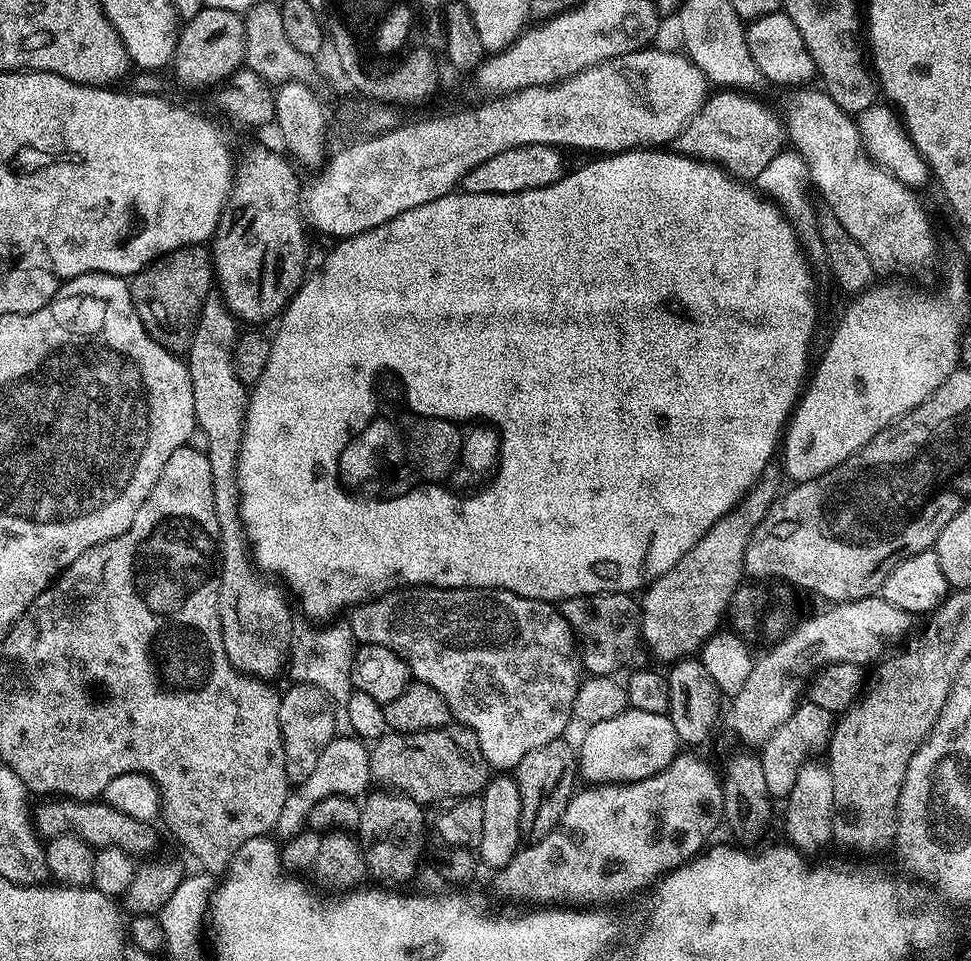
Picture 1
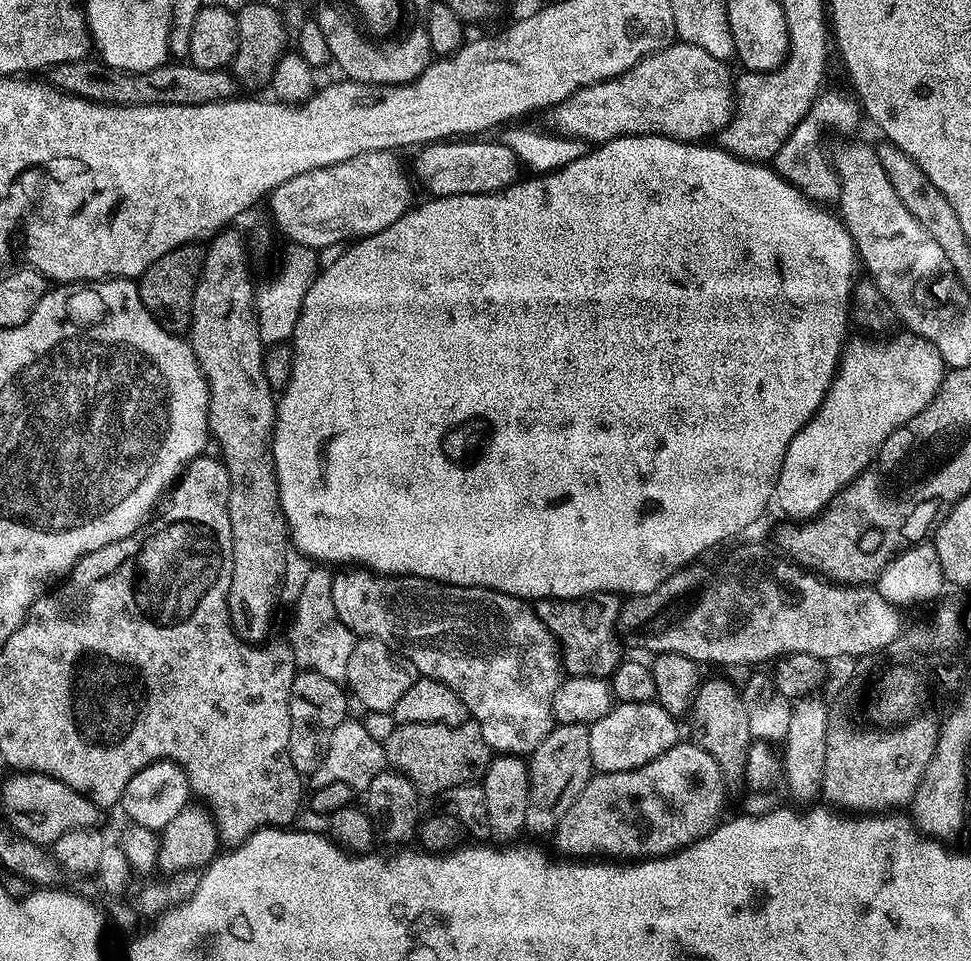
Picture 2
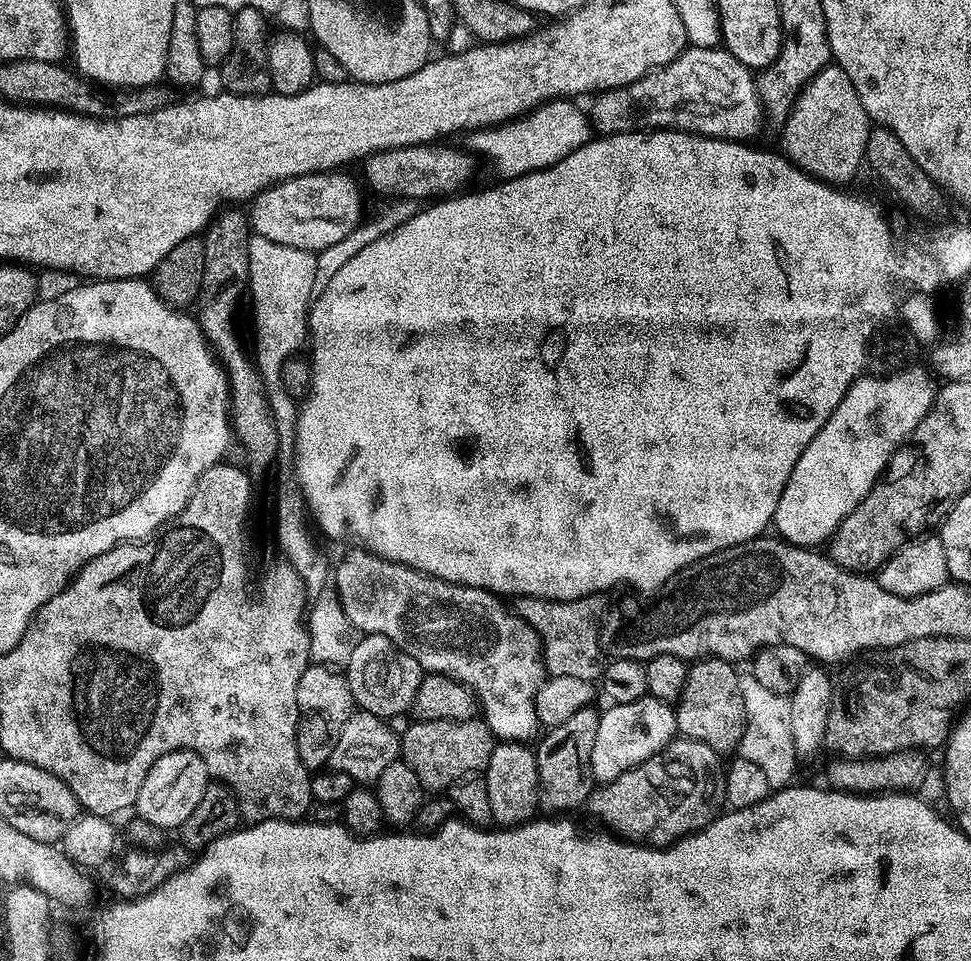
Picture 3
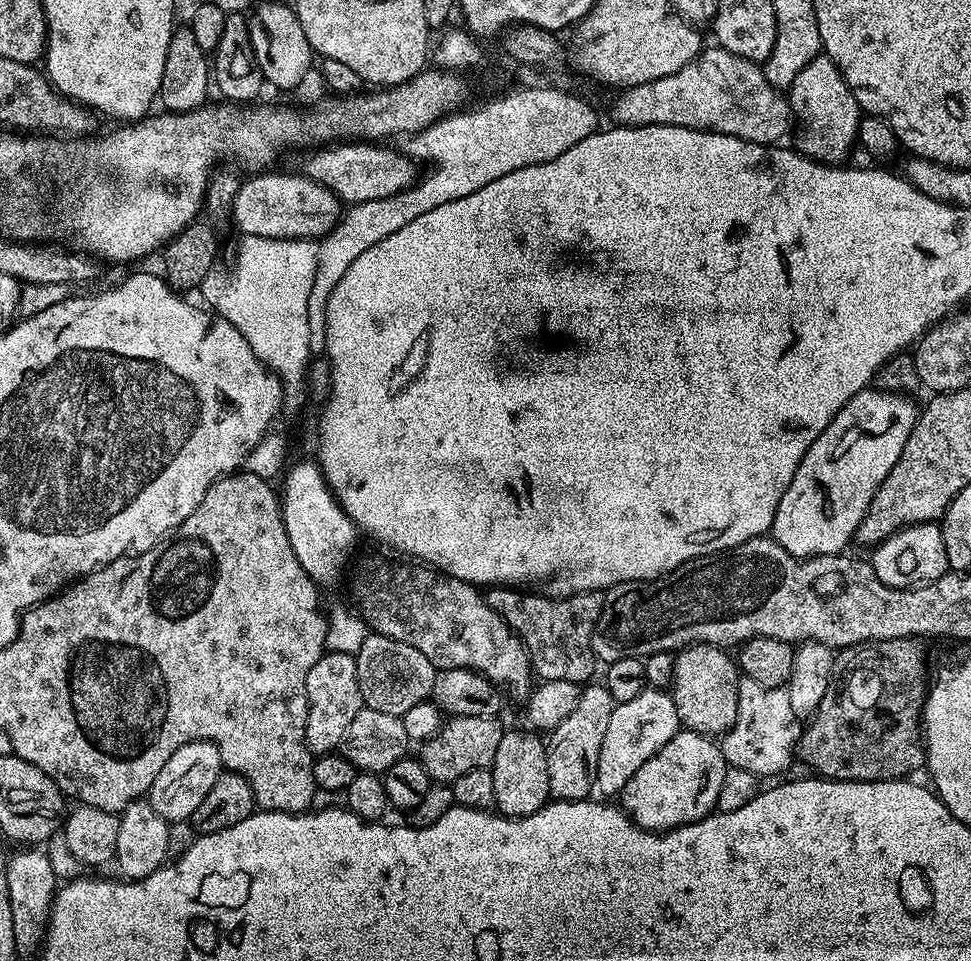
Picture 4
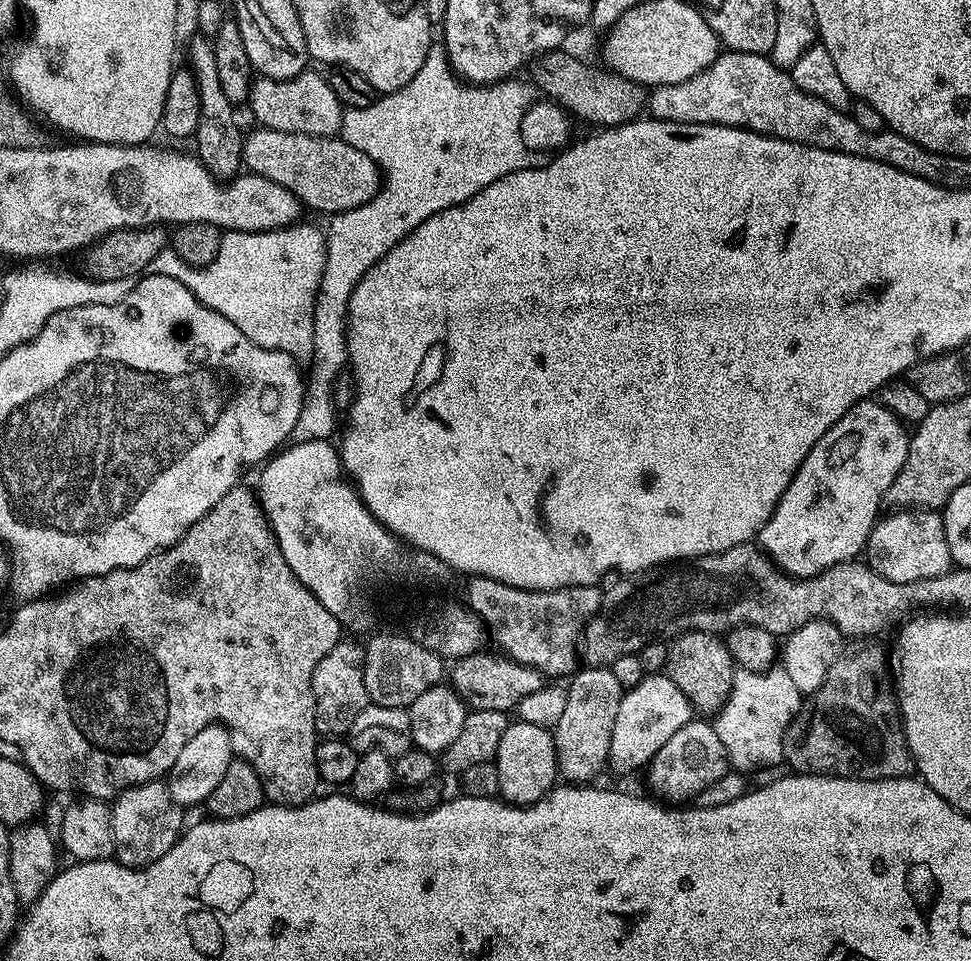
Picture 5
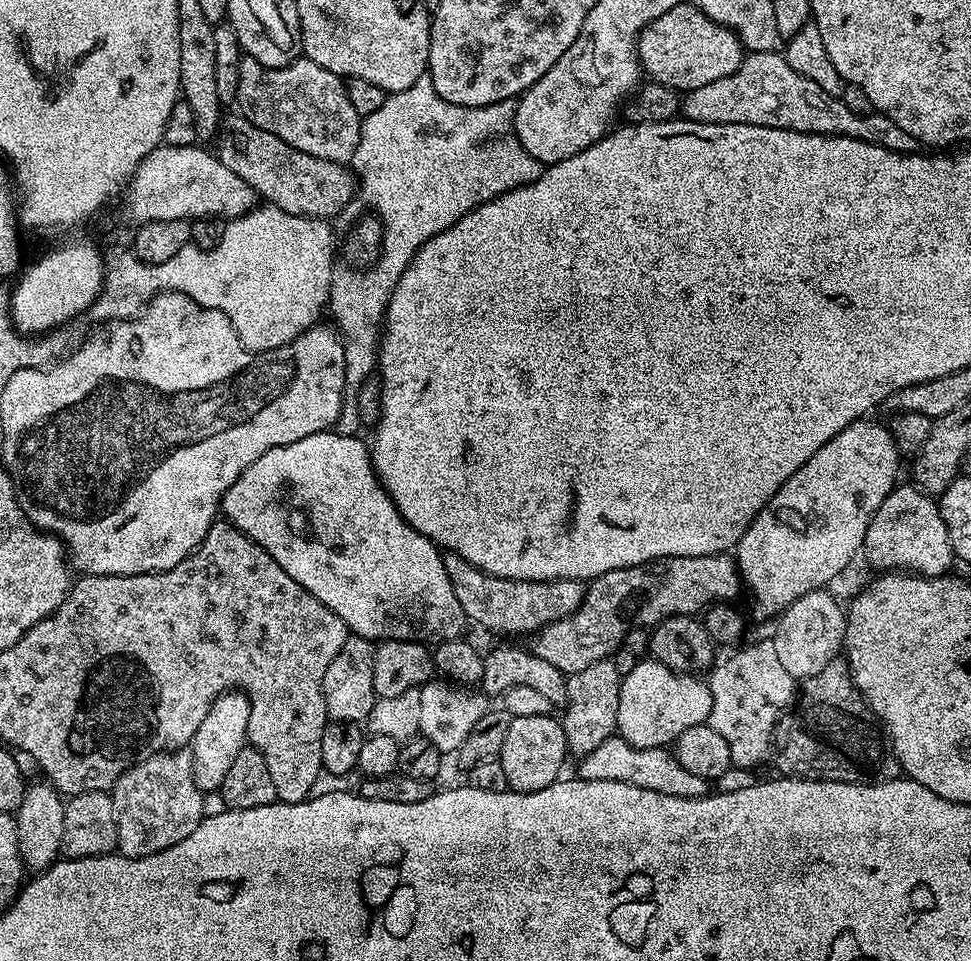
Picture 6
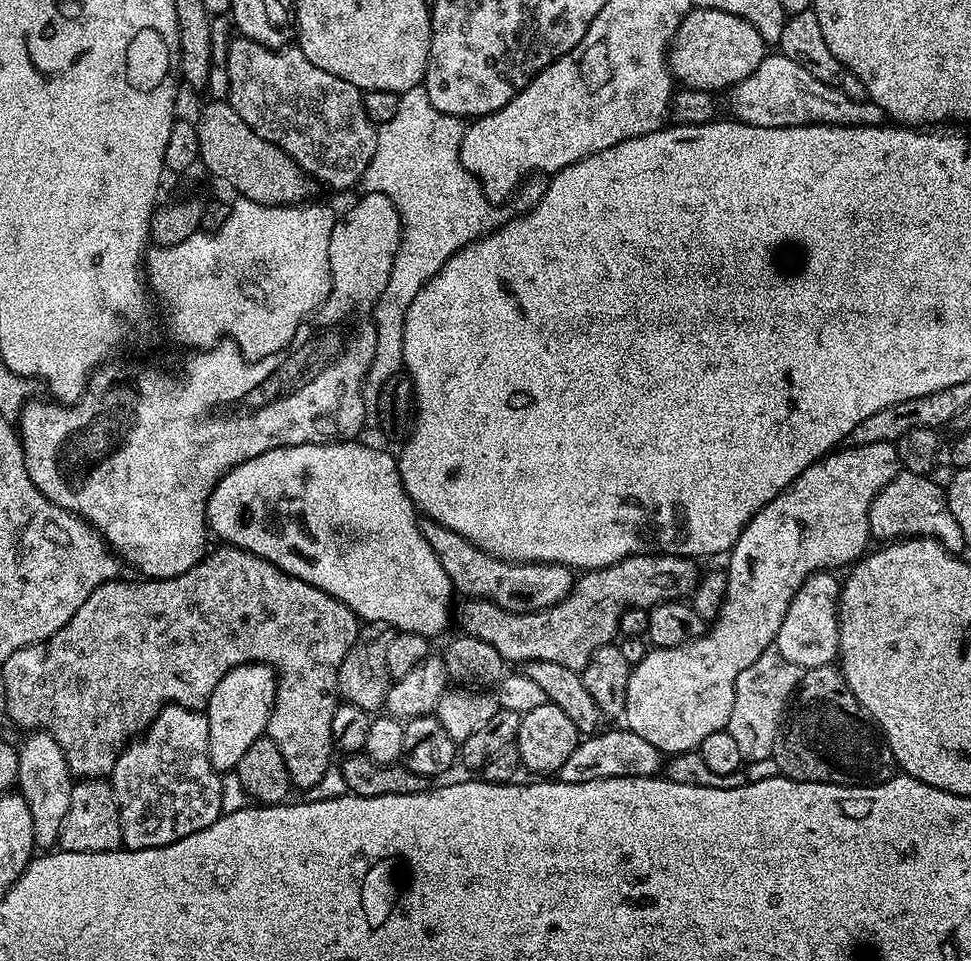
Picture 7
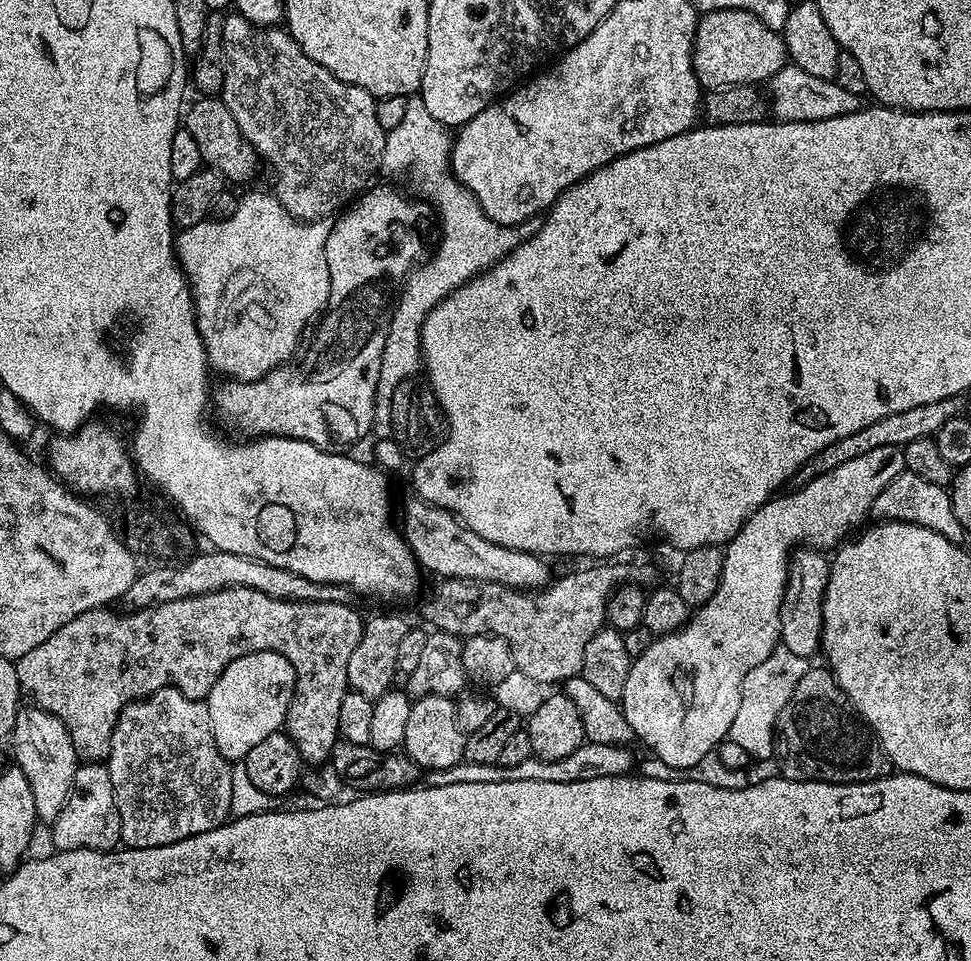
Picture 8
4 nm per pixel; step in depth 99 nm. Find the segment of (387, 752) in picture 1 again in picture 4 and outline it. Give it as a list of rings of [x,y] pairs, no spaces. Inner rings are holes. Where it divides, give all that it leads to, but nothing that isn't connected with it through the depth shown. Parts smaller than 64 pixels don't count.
[[[453,716],[428,740],[419,745],[418,759],[429,781],[451,785],[469,770],[491,768],[498,742],[502,742],[506,728],[495,716]]]

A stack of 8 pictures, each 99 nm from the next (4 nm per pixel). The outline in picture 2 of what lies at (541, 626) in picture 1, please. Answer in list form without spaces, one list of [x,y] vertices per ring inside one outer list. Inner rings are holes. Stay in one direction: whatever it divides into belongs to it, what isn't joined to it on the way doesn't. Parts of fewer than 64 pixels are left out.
[[[367,570],[337,571],[333,582],[333,598],[338,616],[357,637],[386,642],[386,646],[390,646],[395,652],[401,652],[407,660],[412,661],[412,665],[420,676],[429,676],[431,680],[437,680],[450,686],[450,690],[454,690],[454,694],[458,694],[458,698],[462,698],[469,717],[475,720],[477,726],[480,727],[482,738],[486,738],[493,753],[527,757],[552,733],[554,727],[552,703],[562,683],[562,649],[557,644],[554,633],[544,625],[542,618],[538,618],[535,607],[529,601],[519,600],[510,594],[496,592],[493,588],[467,588],[453,584],[440,584],[437,580],[427,580],[417,576],[382,576]]]

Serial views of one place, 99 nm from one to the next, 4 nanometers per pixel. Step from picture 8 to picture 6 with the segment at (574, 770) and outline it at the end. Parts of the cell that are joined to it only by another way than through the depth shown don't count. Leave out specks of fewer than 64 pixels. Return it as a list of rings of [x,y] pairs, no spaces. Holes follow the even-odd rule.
[[[619,734],[606,738],[602,746],[594,746],[590,754],[579,757],[575,775],[581,780],[590,782],[626,782],[630,786],[642,786],[642,790],[658,790],[658,794],[670,794],[674,798],[702,798],[709,795],[710,781],[702,778],[698,774],[690,774],[686,766],[682,766],[680,761],[667,747],[662,748],[635,748],[630,742],[623,740]]]

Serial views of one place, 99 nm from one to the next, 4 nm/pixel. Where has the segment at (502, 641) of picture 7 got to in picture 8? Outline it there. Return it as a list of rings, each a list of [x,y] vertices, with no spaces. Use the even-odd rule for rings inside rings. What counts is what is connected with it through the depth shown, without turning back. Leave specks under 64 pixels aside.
[[[620,562],[593,563],[596,564],[593,568],[572,572],[561,580],[560,577],[553,579],[547,588],[535,594],[529,594],[519,588],[508,588],[506,585],[495,584],[489,580],[481,582],[444,578],[436,582],[440,584],[433,586],[432,593],[424,604],[424,616],[432,623],[433,629],[449,632],[452,636],[467,638],[491,634],[506,638],[517,672],[525,672],[530,674],[530,678],[538,678],[546,685],[556,686],[571,676],[583,673],[582,658],[586,654],[586,642],[590,642],[590,638],[594,638],[594,634],[598,634],[600,629],[605,627],[608,618],[608,599],[612,597],[612,593],[625,582],[635,582],[641,586],[651,585],[651,580],[656,576],[656,568],[652,564],[616,563]]]

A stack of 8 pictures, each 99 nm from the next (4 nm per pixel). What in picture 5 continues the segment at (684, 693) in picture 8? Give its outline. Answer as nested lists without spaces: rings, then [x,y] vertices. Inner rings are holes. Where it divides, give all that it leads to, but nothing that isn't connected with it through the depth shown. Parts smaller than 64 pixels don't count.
[[[869,398],[855,404],[818,438],[786,486],[774,514],[760,527],[759,547],[776,559],[775,567],[781,573],[793,578],[817,576],[835,564],[855,561],[865,551],[886,490],[906,462],[910,439],[901,417],[874,401]],[[648,674],[639,680],[633,688],[627,689],[620,697],[618,714],[614,718],[614,730],[610,738],[611,767],[628,772],[634,768],[646,766],[686,726],[694,719],[694,709],[682,690],[666,674]]]

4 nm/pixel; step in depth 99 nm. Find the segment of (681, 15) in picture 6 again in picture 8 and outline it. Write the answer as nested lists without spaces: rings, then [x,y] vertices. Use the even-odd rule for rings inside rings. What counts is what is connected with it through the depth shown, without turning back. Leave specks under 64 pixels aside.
[[[746,10],[706,12],[696,21],[692,69],[701,89],[729,88],[735,84],[756,86],[770,80],[785,63],[783,35],[770,30],[770,26],[766,26],[757,16]]]

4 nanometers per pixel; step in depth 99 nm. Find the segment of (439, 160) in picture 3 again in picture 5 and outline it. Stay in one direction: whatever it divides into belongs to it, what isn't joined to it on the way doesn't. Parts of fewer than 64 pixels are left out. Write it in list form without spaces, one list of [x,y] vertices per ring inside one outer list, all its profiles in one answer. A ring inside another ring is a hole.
[[[263,126],[253,129],[242,140],[243,167],[249,173],[290,190],[305,209],[337,214],[362,207],[379,194],[382,187],[380,167],[342,138],[279,132]]]

